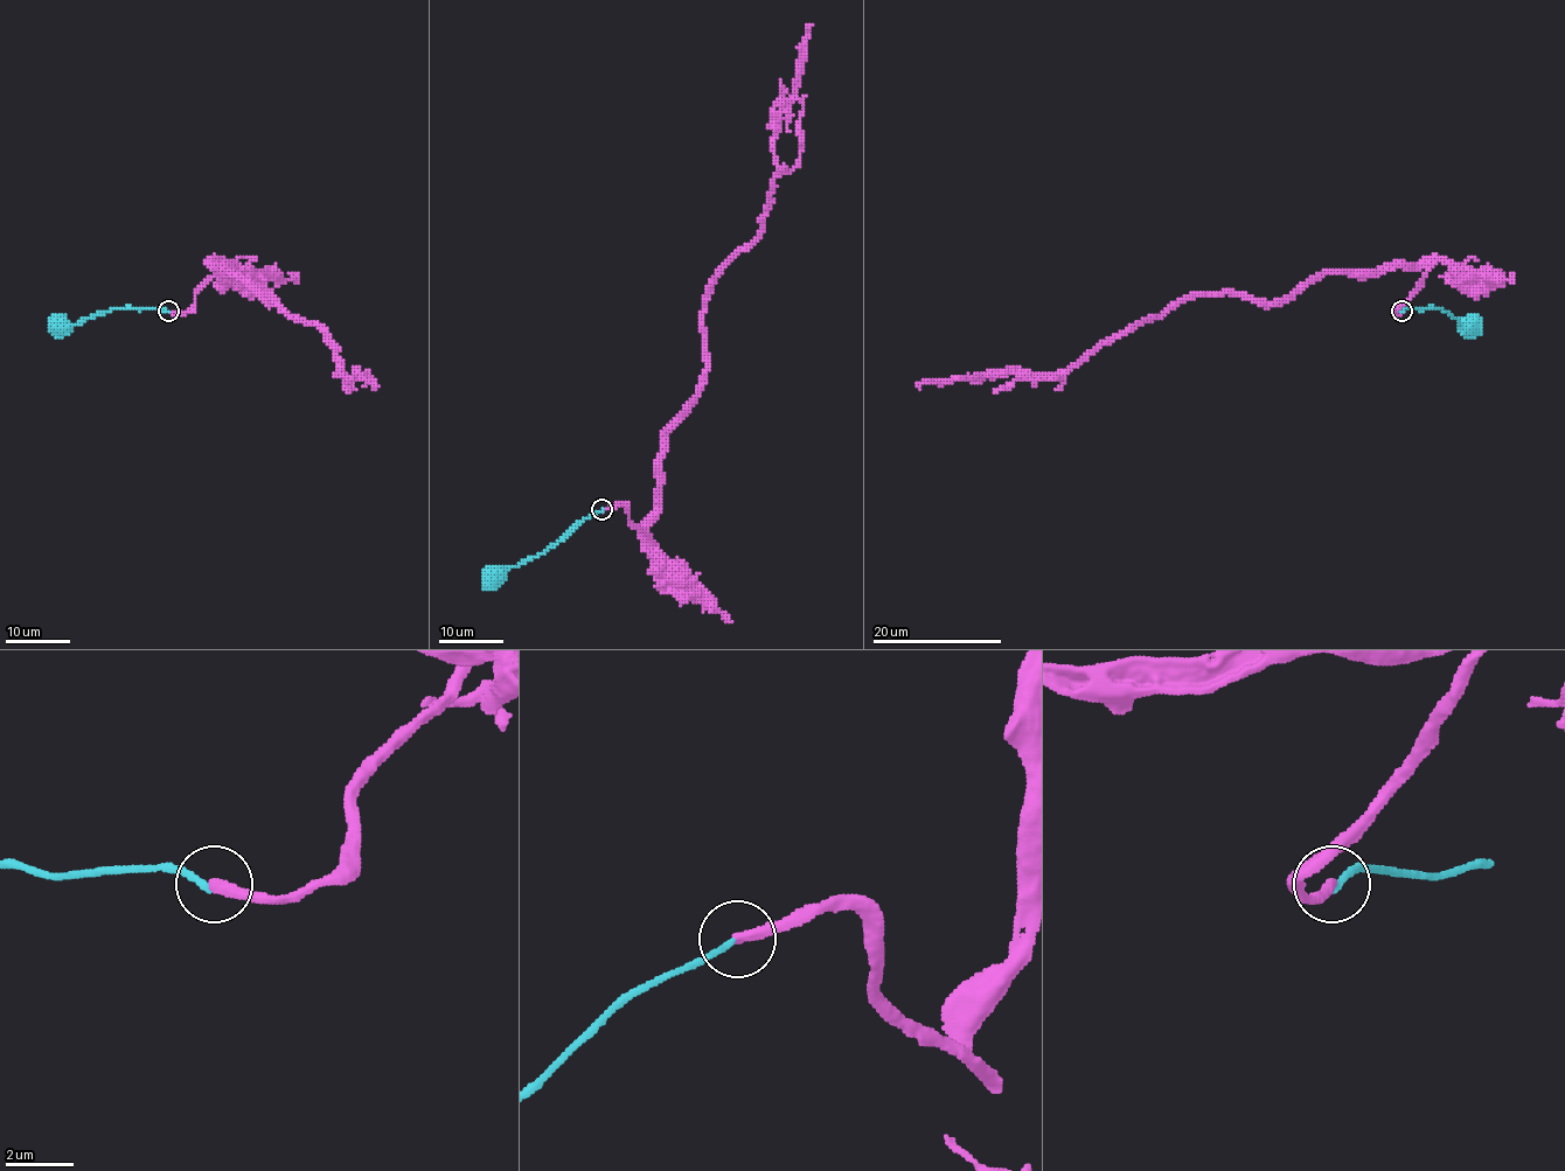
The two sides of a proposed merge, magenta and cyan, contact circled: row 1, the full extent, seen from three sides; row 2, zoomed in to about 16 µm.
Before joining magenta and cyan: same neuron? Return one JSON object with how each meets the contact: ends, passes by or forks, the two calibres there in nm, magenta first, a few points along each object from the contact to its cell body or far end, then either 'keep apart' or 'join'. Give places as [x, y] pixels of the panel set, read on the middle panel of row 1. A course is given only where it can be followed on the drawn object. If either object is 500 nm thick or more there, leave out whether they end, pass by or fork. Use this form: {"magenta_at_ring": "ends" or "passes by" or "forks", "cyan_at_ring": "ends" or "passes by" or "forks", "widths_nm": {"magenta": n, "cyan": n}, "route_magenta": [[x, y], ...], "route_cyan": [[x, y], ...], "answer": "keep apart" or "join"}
{"magenta_at_ring": "ends", "cyan_at_ring": "ends", "widths_nm": {"magenta": 360, "cyan": 190}, "route_magenta": [[602, 509], [624, 504], [648, 537], [663, 432], [700, 383], [703, 301], [757, 235], [771, 109], [812, 23]], "route_cyan": [[602, 509], [579, 521], [535, 556], [503, 569], [492, 580]], "answer": "keep apart"}

